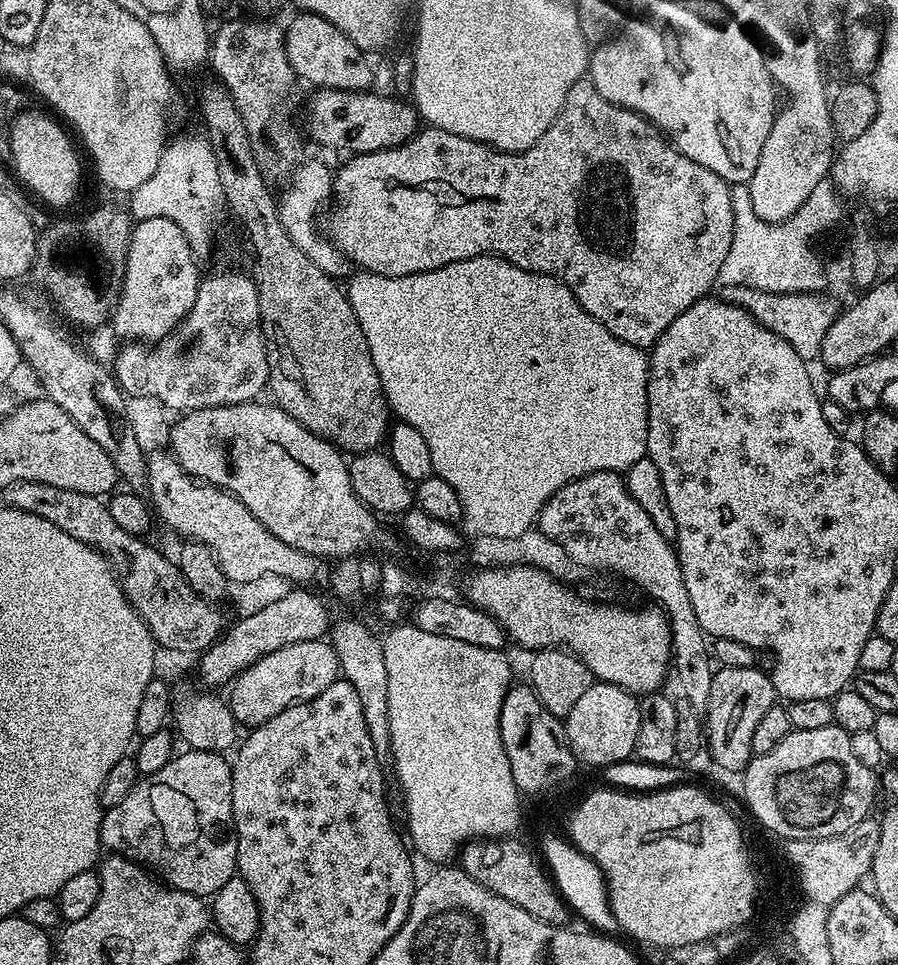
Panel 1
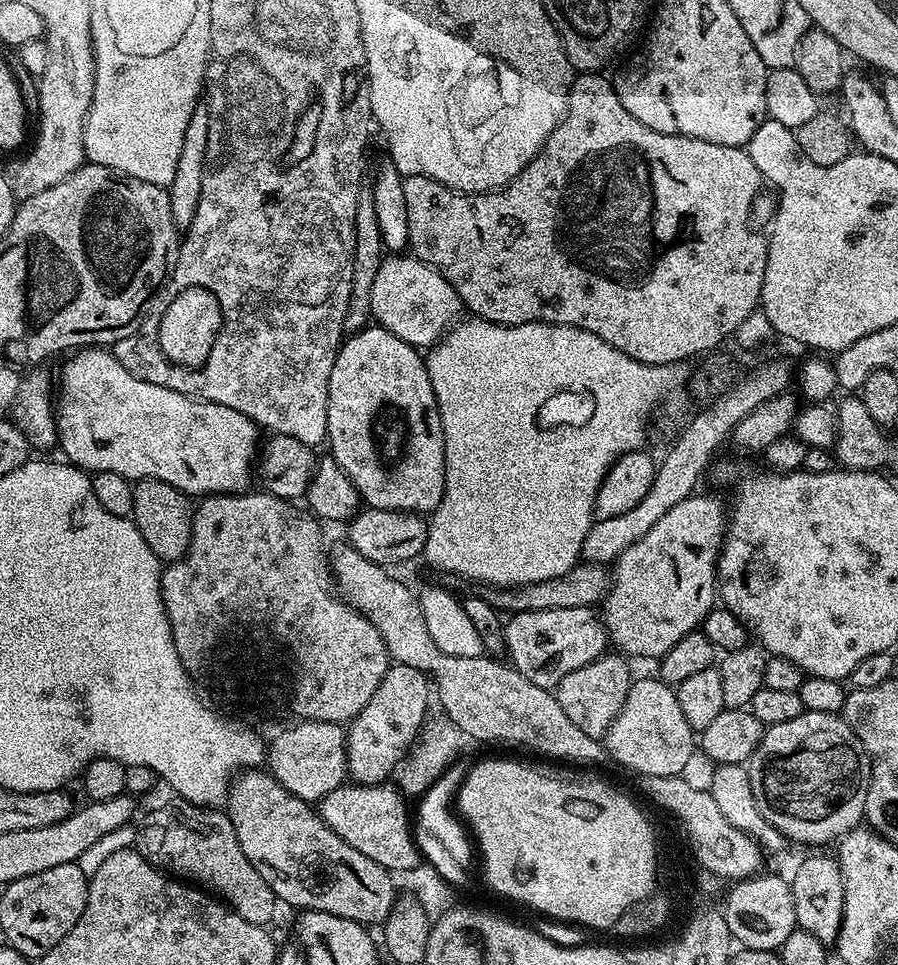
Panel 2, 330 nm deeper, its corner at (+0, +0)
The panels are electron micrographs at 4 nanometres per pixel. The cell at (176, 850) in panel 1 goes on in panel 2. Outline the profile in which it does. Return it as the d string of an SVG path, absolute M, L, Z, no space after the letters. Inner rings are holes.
M175 803L156 808L145 818L144 825L139 825L135 847L154 867L170 870L173 877L195 882L246 918L246 922L271 925L278 901L265 879L243 854L228 815L215 807Z

